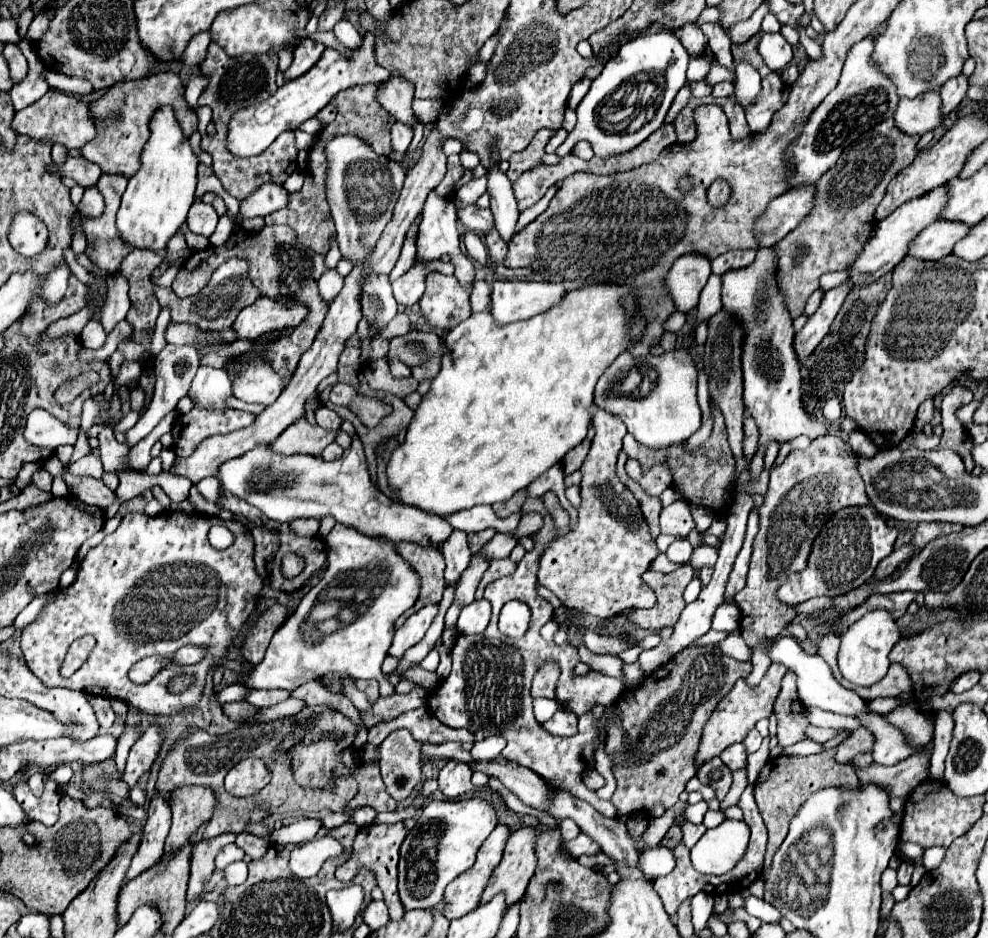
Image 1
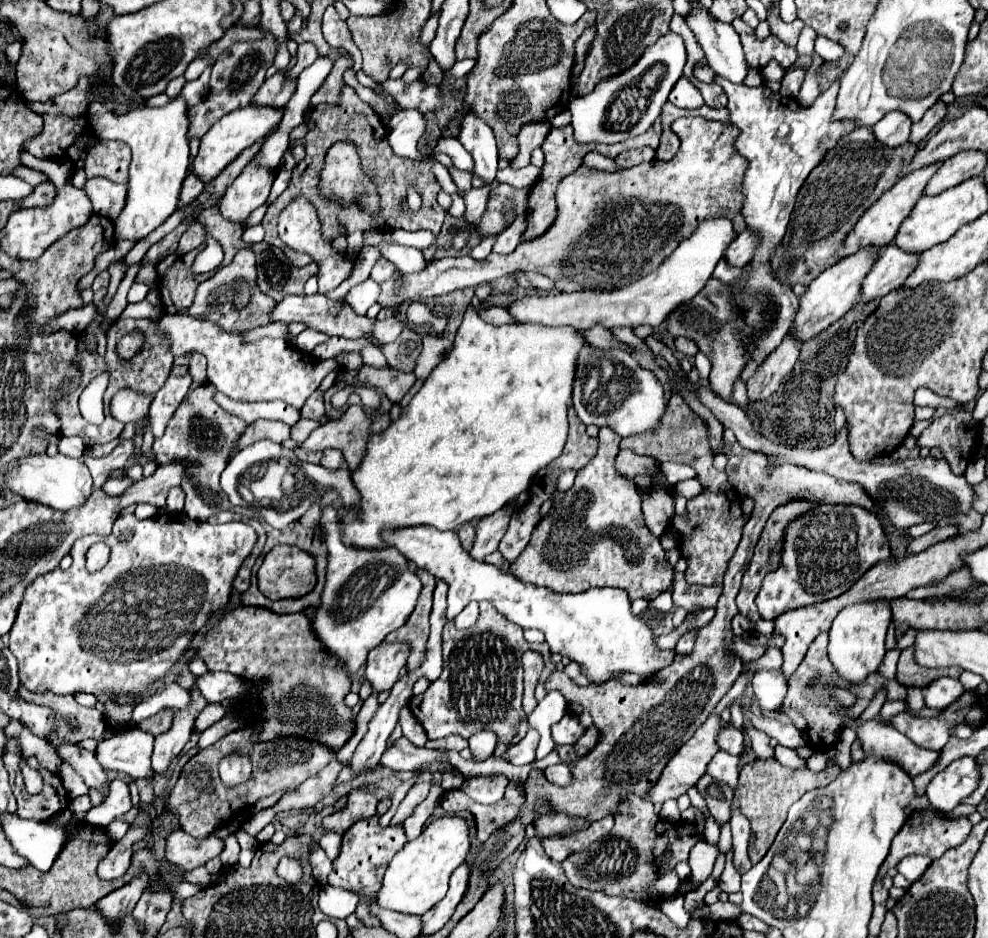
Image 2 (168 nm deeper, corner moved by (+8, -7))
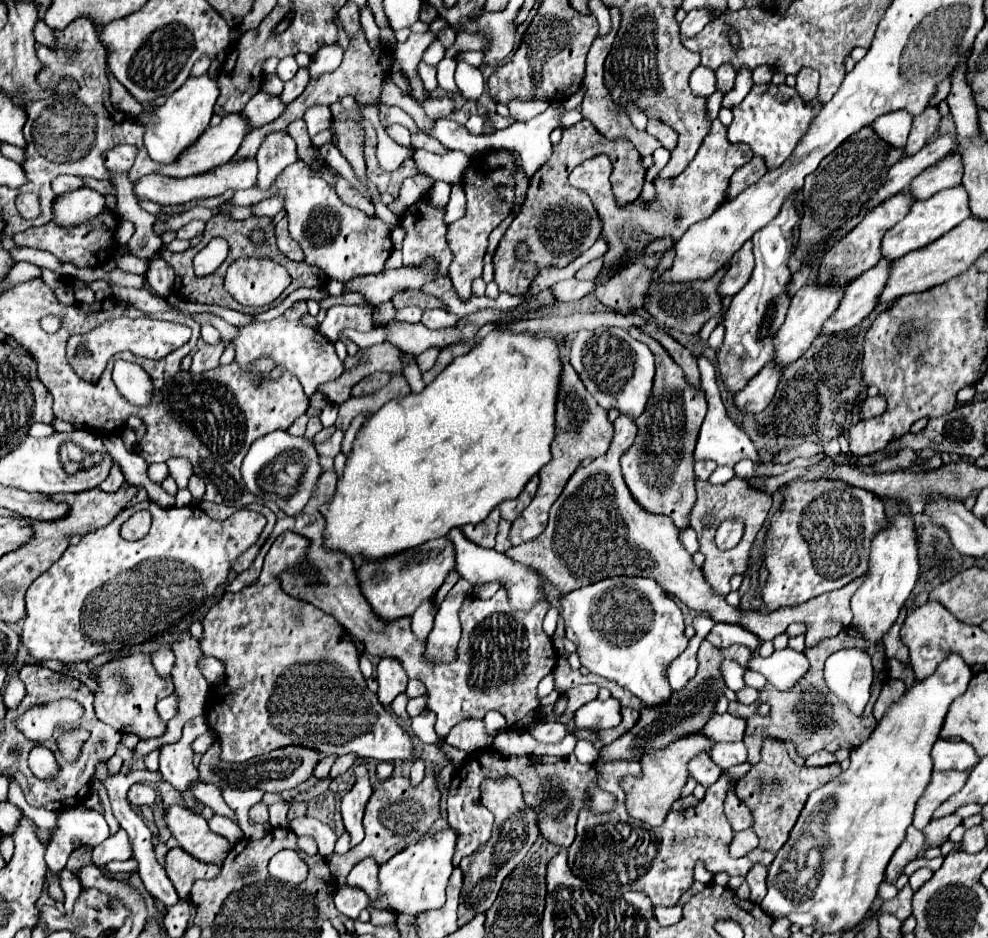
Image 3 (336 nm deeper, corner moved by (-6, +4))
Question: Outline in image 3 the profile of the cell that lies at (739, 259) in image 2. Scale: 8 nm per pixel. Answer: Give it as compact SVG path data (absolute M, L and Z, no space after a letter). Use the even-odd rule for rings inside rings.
M746 241L742 245L740 251L734 253L732 261L730 261L730 269L726 271L718 291L722 297L728 295L736 295L748 281L748 277L752 275L754 269L754 255L752 255L752 241Z

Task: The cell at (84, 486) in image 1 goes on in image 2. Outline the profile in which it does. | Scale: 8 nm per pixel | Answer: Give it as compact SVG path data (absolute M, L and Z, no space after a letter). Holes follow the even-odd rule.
M44 452L44 454L30 454L26 458L20 458L14 466L4 470L4 480L12 494L62 512L70 508L78 508L78 504L84 504L92 492L92 476L86 464L82 460L64 456L60 452L56 456L48 456Z

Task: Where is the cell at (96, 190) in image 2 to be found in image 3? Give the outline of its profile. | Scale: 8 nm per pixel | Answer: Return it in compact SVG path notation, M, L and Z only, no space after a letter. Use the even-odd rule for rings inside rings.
M246 159L246 161L228 161L226 165L216 167L210 173L204 175L194 175L194 177L186 177L186 179L176 179L176 177L166 177L162 173L150 173L144 175L140 181L134 183L134 193L138 199L148 199L154 203L162 203L162 205L178 205L178 203L188 203L194 199L208 199L208 197L218 197L224 195L226 191L238 191L238 189L250 189L256 183L256 161Z

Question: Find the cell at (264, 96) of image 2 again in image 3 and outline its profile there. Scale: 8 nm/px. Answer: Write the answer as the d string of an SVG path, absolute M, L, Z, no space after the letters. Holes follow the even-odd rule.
M260 91L248 101L242 115L248 119L248 125L260 127L260 125L266 125L266 123L278 119L284 113L284 109L286 109L286 105L282 103L280 95L270 95L266 91Z

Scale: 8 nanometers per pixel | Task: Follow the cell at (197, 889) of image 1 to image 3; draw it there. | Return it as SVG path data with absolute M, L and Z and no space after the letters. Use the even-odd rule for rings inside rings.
M172 805L166 813L166 823L178 845L198 861L222 865L228 849L232 849L222 835L216 835L208 827L200 813L194 813L186 807Z

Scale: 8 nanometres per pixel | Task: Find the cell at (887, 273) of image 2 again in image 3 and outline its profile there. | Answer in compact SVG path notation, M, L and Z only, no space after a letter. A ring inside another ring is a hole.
M884 257L872 269L856 277L848 285L848 291L836 313L824 323L822 333L838 333L858 325L878 305L880 289L884 289L884 281L888 281L888 267L892 269L892 261Z

